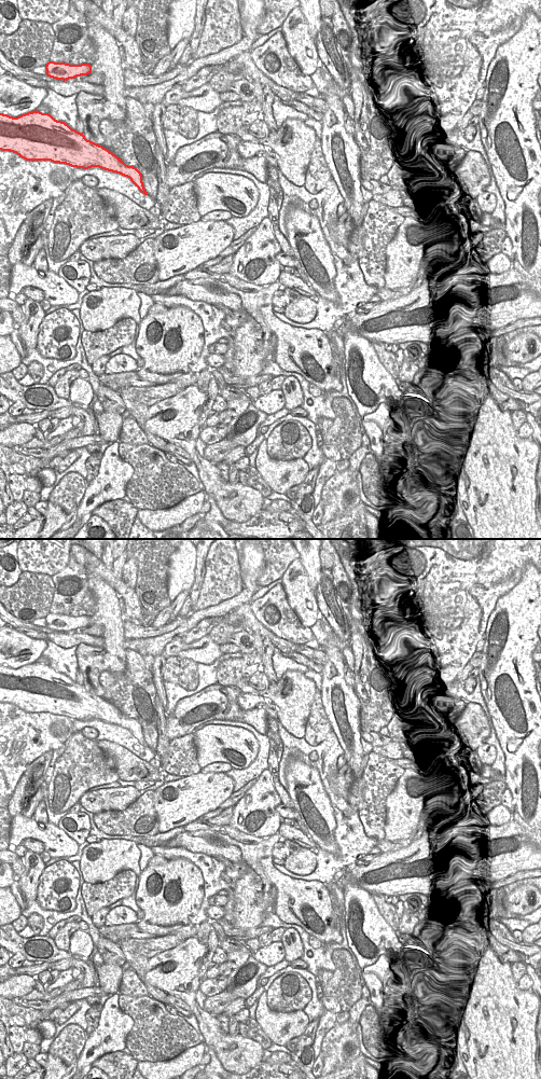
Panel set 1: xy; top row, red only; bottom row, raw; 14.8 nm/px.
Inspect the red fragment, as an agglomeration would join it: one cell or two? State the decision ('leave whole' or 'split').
leave whole

